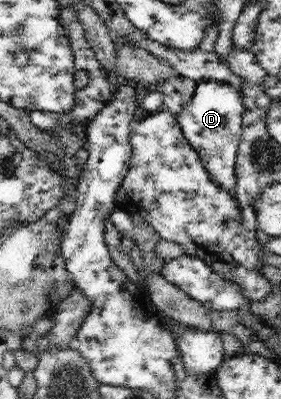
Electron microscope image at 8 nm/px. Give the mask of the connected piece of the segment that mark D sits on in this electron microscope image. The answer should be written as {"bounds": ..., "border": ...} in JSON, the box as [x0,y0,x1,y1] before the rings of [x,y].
{"bounds":[177,79,244,197],"border":[[[200,79],[190,103],[177,115],[185,138],[200,156],[202,165],[222,189],[236,197],[236,153],[241,142],[242,113],[244,113],[243,90],[236,91],[230,84],[215,79]]]}

